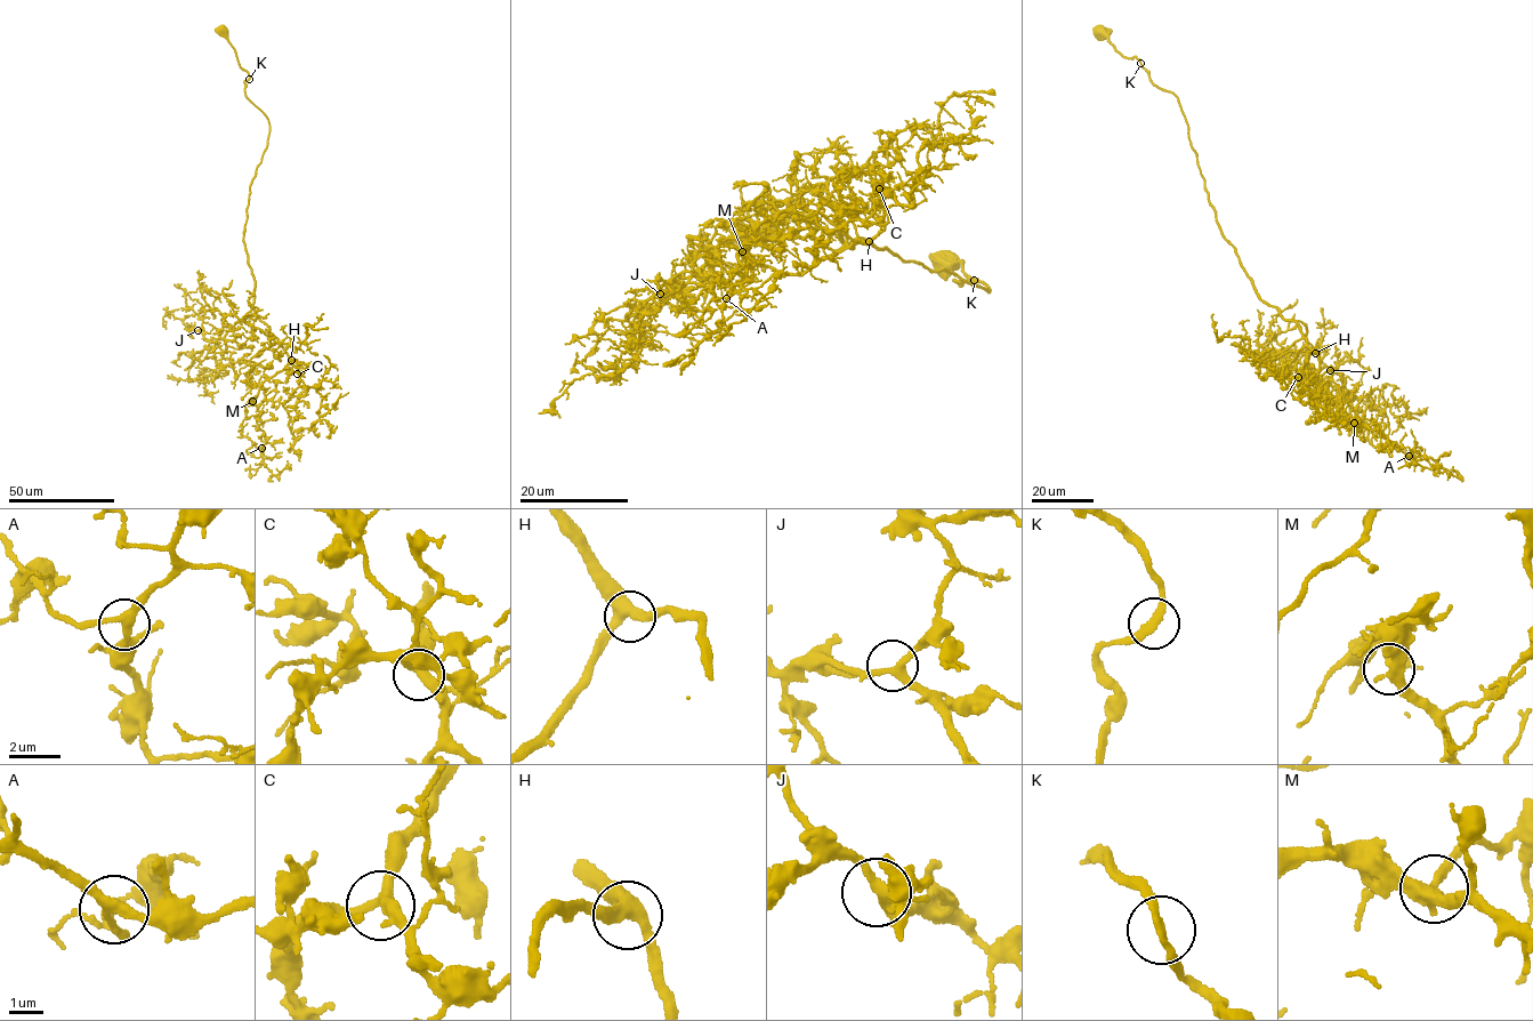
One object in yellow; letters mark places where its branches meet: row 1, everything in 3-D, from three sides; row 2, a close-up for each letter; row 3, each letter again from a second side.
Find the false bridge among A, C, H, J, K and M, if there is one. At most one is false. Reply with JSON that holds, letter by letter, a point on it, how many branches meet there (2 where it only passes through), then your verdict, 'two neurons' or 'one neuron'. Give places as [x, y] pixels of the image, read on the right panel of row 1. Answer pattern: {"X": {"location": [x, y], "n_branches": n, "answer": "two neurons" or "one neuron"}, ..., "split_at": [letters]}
{"A": {"location": [1409, 456], "n_branches": 3, "answer": "one neuron"}, "C": {"location": [1298, 377], "n_branches": 3, "answer": "one neuron"}, "H": {"location": [1315, 353], "n_branches": 3, "answer": "one neuron"}, "J": {"location": [1330, 370], "n_branches": 3, "answer": "one neuron"}, "K": {"location": [1140, 63], "n_branches": 2, "answer": "one neuron"}, "M": {"location": [1354, 423], "n_branches": 3, "answer": "one neuron"}, "split_at": []}

